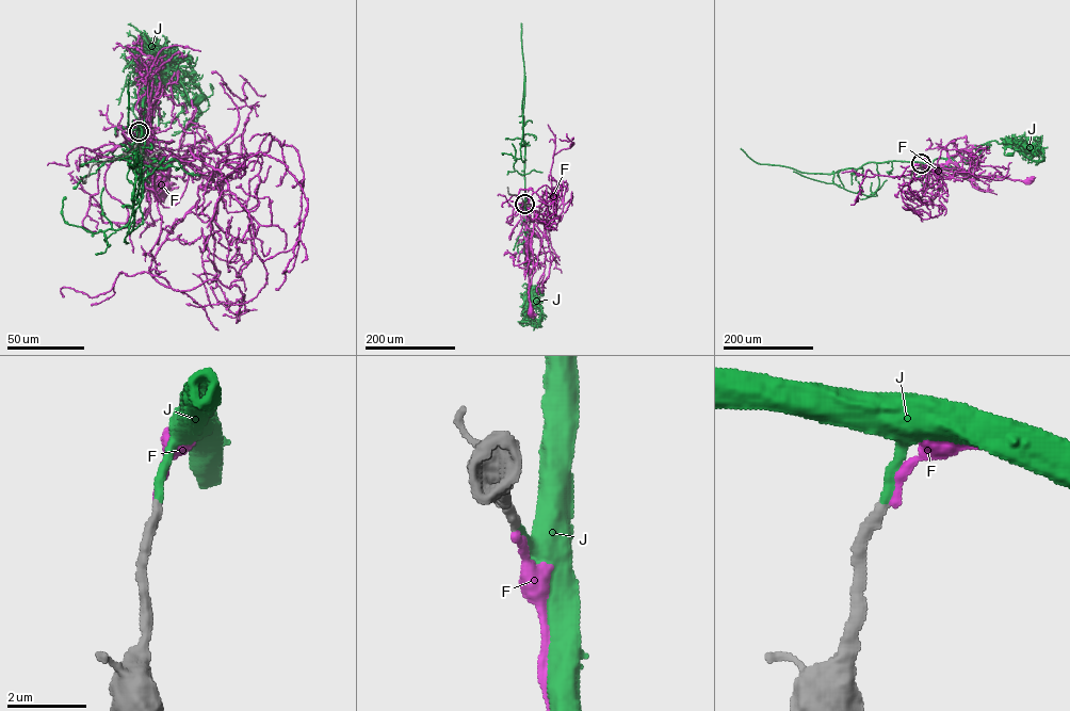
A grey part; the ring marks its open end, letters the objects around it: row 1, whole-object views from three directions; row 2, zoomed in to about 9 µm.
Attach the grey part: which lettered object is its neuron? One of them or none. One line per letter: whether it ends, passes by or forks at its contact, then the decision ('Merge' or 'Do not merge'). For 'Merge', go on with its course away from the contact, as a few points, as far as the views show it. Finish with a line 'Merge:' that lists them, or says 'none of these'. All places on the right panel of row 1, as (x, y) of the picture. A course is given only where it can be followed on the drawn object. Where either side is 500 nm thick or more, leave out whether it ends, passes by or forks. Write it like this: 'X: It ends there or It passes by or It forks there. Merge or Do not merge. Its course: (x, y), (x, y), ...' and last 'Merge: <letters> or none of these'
F: It ends there. Do not merge
J: It ends there. Merge. Its course: (921, 163), (929, 165), (936, 159), (978, 149), (981, 145), (994, 141), (1005, 145), (1004, 154), (1010, 155)
Merge: J

